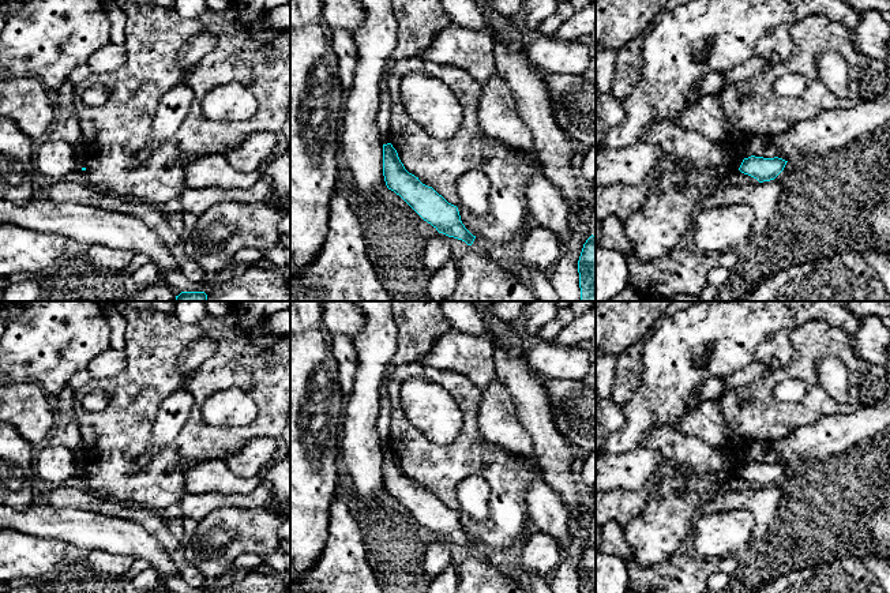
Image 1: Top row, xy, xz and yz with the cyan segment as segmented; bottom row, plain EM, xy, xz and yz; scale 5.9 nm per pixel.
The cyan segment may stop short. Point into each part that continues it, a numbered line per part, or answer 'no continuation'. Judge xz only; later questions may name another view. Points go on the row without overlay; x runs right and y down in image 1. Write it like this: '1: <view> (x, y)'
1: xz (420, 325)

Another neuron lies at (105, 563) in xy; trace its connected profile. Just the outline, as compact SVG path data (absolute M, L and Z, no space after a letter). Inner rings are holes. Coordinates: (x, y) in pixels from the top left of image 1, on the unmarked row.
M94 549L87 552L80 563L85 564L89 570L117 578L129 571L134 562L135 558L128 555L114 555L102 549Z

